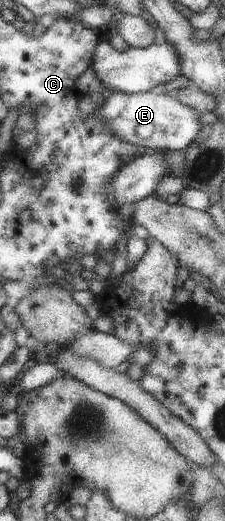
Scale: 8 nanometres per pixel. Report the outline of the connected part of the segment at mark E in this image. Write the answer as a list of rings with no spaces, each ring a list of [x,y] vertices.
[[[115,92],[106,99],[102,108],[94,113],[91,119],[95,121],[95,115],[104,119],[111,126],[111,130],[115,132],[122,139],[128,140],[132,146],[145,147],[152,150],[183,150],[190,146],[190,143],[194,142],[197,134],[203,129],[200,118],[202,113],[183,105],[176,101],[172,95],[161,94],[157,95],[154,92],[141,92],[138,94],[128,94],[125,92]]]

